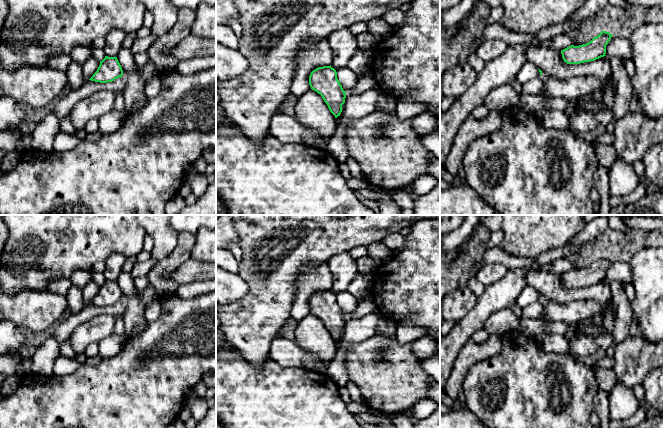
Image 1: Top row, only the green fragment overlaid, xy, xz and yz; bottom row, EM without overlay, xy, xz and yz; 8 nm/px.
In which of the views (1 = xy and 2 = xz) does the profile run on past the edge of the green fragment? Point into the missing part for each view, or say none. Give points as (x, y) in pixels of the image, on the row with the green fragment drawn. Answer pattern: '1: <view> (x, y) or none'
1: none
2: none

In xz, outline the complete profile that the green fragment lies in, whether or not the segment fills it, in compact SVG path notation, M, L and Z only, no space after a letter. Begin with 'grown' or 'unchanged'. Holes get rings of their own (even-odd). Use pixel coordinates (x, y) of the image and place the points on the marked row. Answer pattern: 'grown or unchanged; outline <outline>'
unchanged; outline M331 65L316 68L309 76L309 85L312 90L322 96L335 118L340 116L346 91L343 90L337 78L336 70Z

